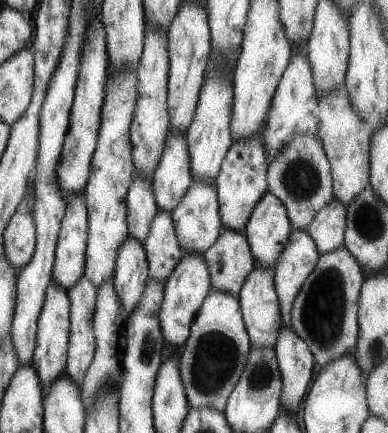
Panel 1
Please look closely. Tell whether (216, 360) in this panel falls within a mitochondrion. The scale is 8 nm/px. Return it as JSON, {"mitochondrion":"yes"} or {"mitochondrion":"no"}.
{"mitochondrion":"yes"}

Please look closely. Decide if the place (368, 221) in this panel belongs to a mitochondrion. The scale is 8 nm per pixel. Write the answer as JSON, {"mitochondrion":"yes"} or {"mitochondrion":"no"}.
{"mitochondrion":"yes"}

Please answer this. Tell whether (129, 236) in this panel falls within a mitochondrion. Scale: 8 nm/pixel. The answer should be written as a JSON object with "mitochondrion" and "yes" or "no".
{"mitochondrion":"no"}

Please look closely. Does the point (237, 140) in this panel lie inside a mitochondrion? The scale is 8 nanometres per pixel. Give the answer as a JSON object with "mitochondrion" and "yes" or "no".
{"mitochondrion":"no"}

